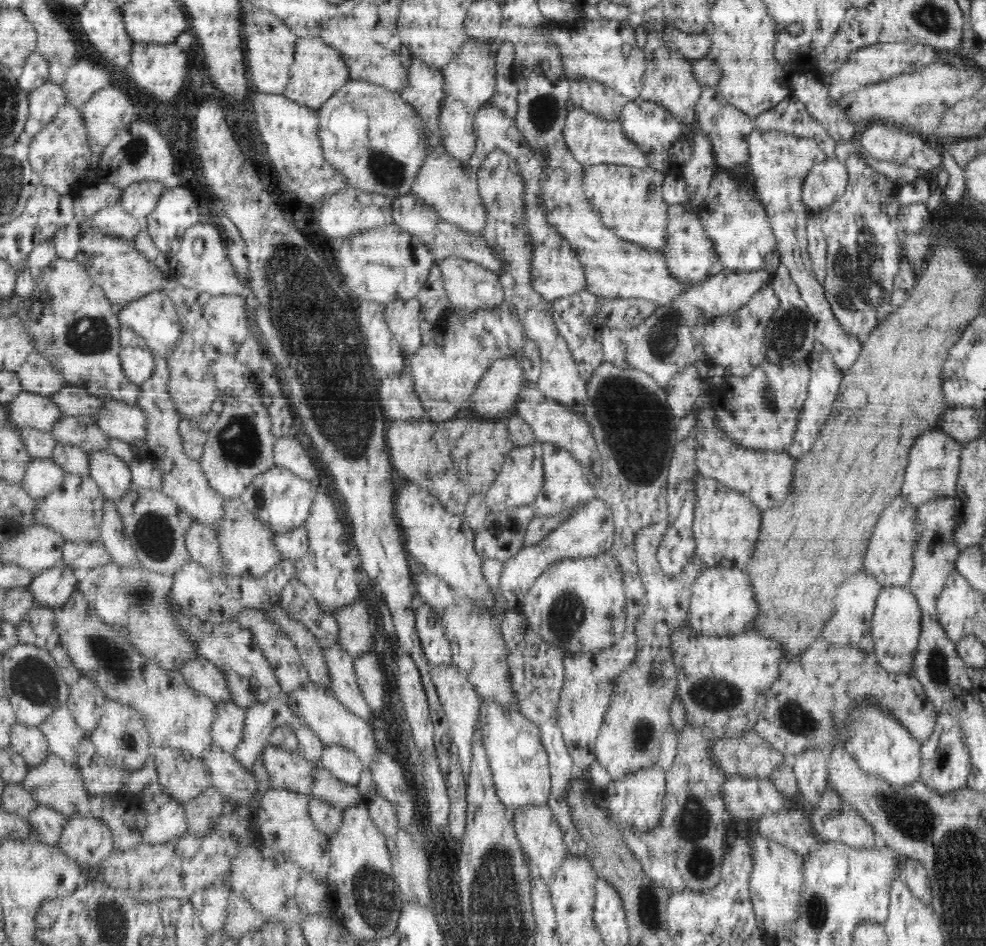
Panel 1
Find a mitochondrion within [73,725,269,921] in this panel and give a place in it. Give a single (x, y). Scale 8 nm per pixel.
(127, 741)

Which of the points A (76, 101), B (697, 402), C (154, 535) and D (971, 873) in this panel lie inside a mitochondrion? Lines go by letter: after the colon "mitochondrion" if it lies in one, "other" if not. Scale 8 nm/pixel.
A: other
B: other
C: mitochondrion
D: mitochondrion

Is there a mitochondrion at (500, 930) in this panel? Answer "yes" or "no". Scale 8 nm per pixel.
yes

